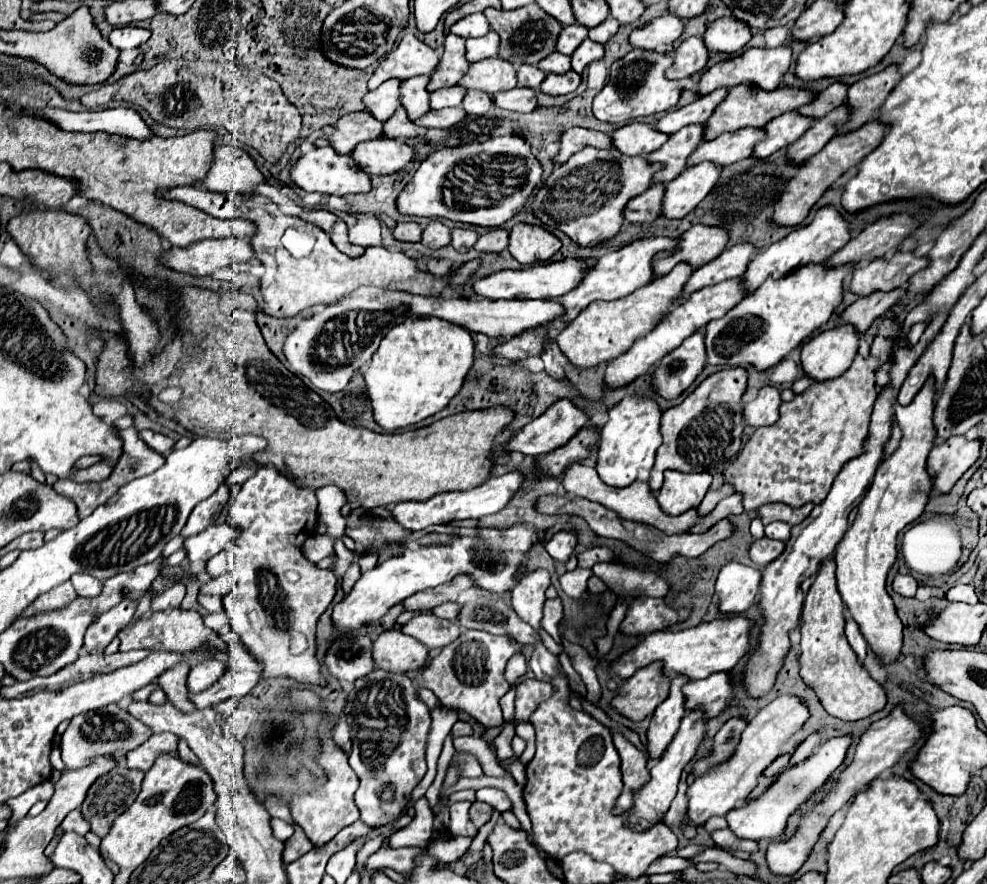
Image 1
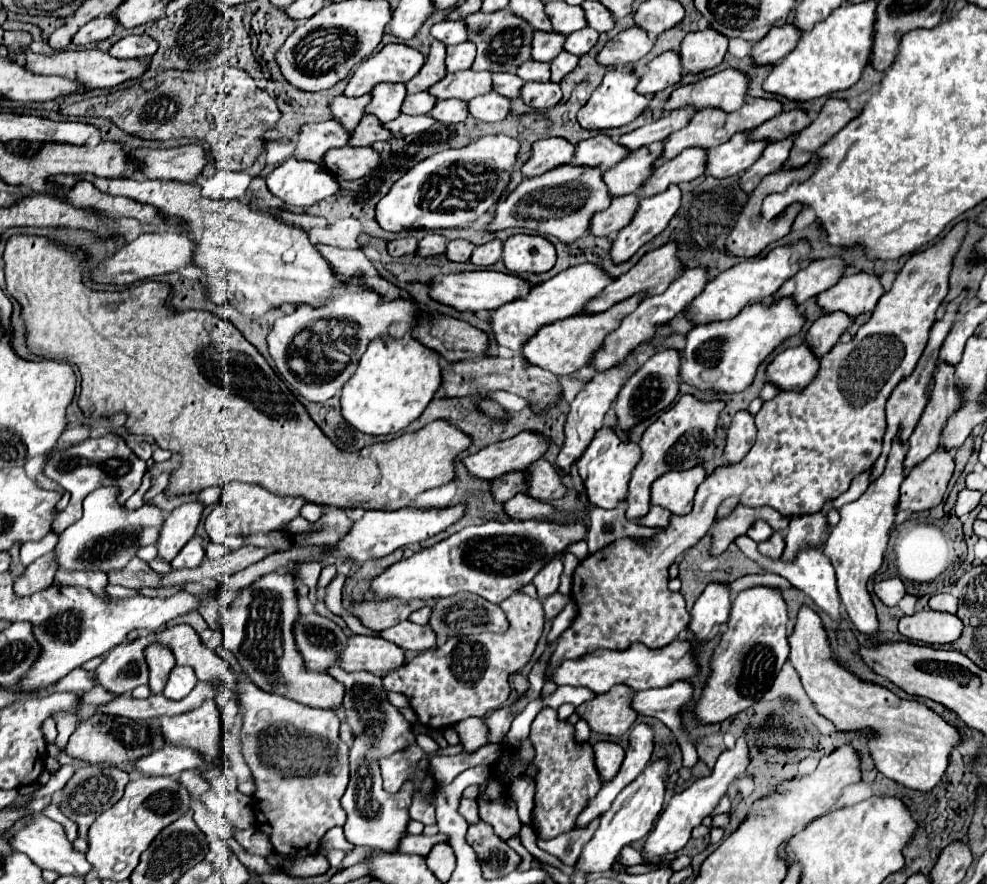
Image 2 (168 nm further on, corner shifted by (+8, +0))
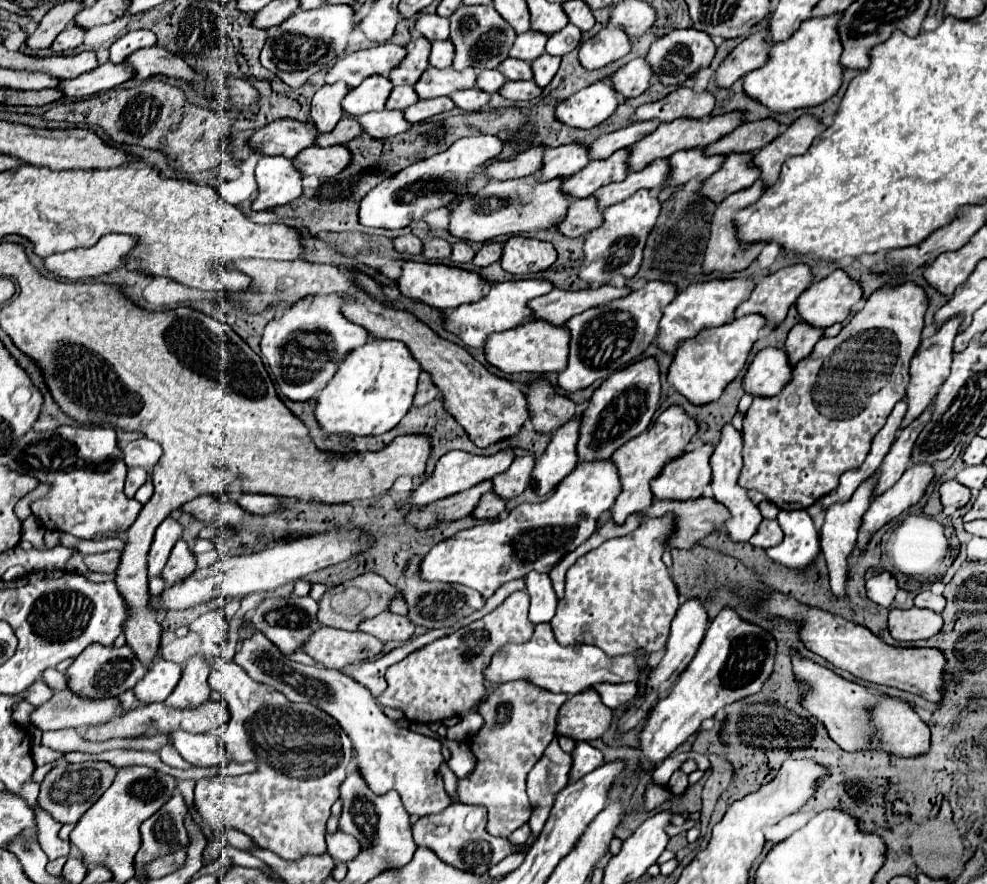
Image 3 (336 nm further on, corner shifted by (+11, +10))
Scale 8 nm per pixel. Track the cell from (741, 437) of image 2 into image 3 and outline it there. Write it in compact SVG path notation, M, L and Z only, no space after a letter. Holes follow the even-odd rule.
M726 425L722 429L722 439L720 439L720 443L716 445L716 449L714 449L712 457L710 457L710 467L712 467L714 501L724 505L730 511L730 519L724 523L728 537L734 543L748 541L756 533L756 529L758 529L758 525L762 521L762 515L760 515L758 507L750 501L746 489L742 489L738 485L738 477L740 477L740 469L742 469L742 433L738 433L732 425Z

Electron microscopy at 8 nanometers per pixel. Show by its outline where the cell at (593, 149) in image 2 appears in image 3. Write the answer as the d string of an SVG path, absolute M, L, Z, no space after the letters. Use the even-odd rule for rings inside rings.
M564 145L556 149L546 149L538 181L550 181L558 177L570 177L590 163L586 145Z

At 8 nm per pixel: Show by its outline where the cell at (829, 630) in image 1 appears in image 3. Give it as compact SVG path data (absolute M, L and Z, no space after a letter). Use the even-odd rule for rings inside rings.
M792 655L792 665L796 677L800 681L808 681L812 687L804 697L804 709L824 723L840 749L860 751L868 747L880 747L898 757L918 757L930 749L930 729L906 701L870 693L866 687L850 683L834 671L798 655Z

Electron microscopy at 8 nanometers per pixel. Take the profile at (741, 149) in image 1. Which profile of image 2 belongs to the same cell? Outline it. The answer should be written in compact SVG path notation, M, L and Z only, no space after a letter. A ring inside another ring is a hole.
M689 147L675 159L663 163L659 169L655 169L655 175L641 187L637 193L639 197L651 197L661 191L665 191L671 183L683 183L693 181L701 175L705 175L707 169L707 149L703 147Z

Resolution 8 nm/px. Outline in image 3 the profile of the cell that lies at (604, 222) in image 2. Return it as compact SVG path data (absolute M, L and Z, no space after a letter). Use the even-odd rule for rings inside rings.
M588 197L584 201L572 201L568 205L568 213L556 225L556 231L566 237L582 237L596 225L600 225L600 209L596 209L596 205L592 205L592 197Z

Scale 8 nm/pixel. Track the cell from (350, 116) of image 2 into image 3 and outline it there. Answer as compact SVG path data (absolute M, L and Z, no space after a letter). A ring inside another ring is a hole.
M338 81L334 85L324 85L314 93L310 119L320 133L330 133L340 121L342 117L340 101L346 97L346 93L348 93L348 87L344 85L344 81Z

